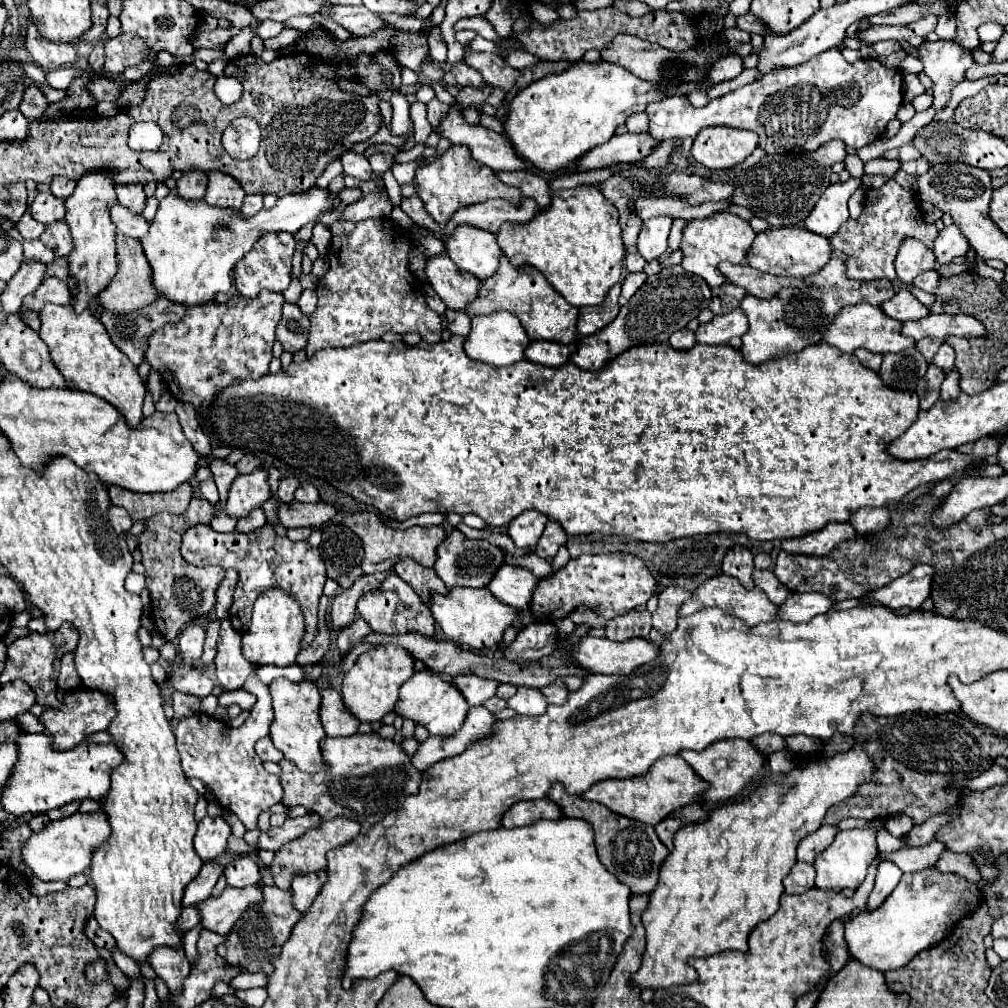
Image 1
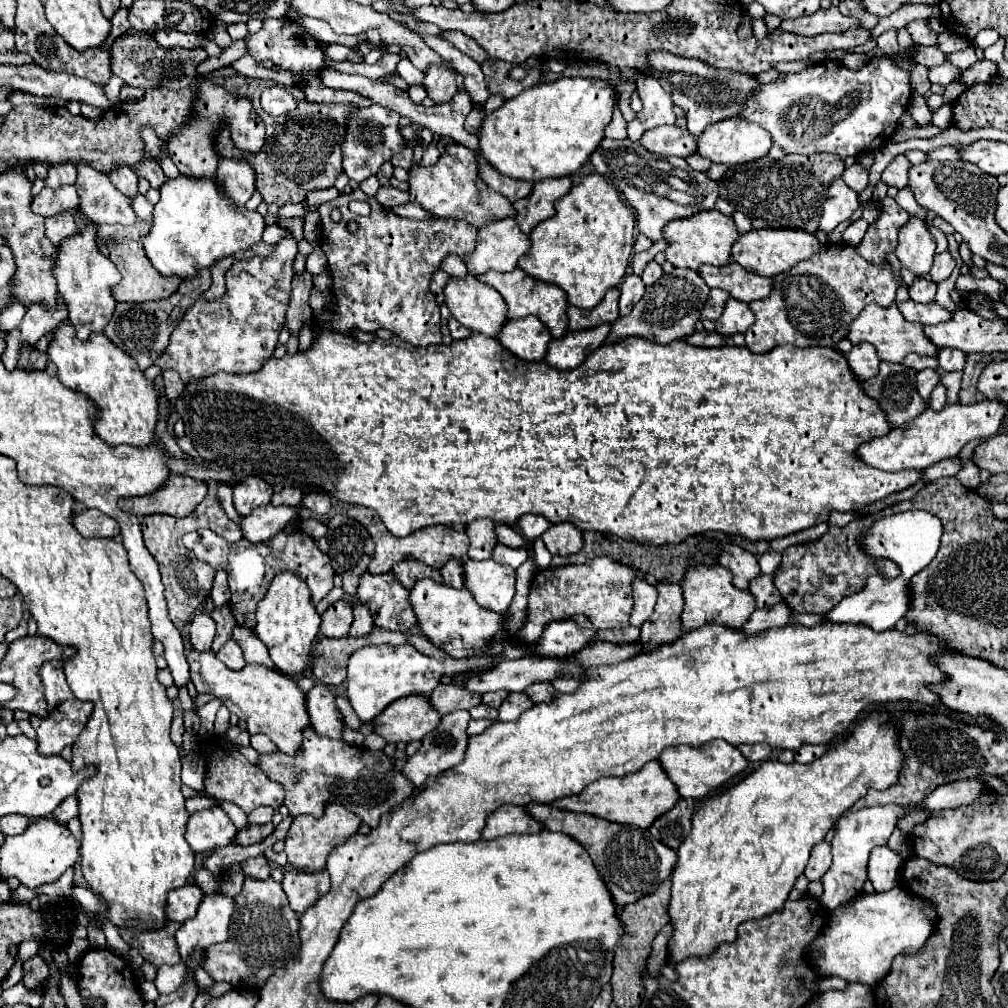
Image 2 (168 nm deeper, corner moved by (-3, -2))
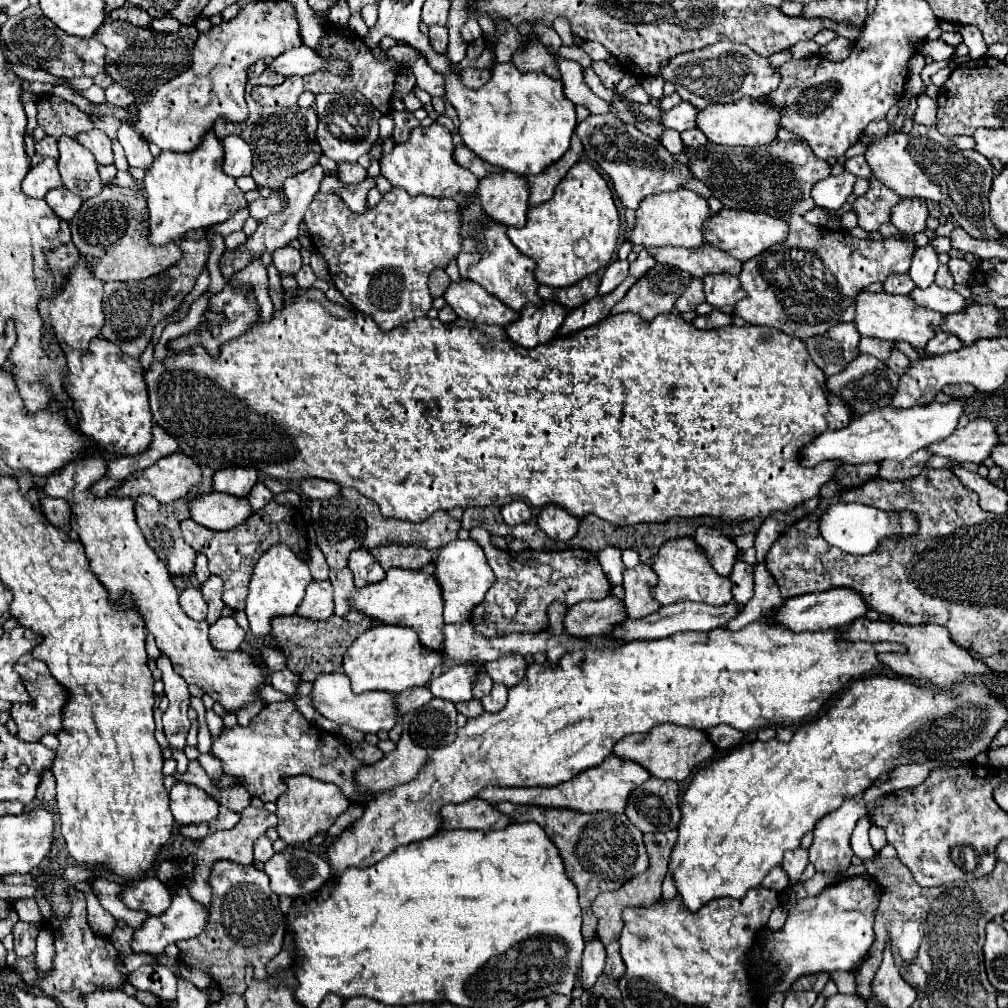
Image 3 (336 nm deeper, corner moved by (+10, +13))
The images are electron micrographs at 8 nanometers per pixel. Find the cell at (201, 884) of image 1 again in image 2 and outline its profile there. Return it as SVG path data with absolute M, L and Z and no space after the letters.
M185 884L169 892L169 904L165 908L167 918L175 922L185 922L187 918L193 918L203 898L205 892L197 884Z

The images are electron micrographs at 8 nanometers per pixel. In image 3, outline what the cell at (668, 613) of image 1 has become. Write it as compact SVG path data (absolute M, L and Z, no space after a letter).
M636 565L624 569L624 605L630 619L646 617L660 609L660 603L652 599L652 587L656 585L656 573L648 565Z

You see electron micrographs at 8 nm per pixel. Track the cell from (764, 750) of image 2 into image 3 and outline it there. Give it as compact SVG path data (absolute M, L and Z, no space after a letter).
M716 725L712 729L706 729L706 735L720 751L734 747L742 739L742 733L730 725Z

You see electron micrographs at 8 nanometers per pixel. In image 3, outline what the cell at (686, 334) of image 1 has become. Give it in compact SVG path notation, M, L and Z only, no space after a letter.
M714 309L710 315L700 315L694 321L694 327L698 329L718 329L718 327L726 327L732 325L732 317L728 313L722 313L718 309Z

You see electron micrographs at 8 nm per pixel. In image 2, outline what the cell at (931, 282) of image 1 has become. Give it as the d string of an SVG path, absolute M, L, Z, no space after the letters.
M915 278L913 286L909 288L909 298L917 300L917 302L933 302L935 300L935 290L937 284L933 284L933 280L929 278Z

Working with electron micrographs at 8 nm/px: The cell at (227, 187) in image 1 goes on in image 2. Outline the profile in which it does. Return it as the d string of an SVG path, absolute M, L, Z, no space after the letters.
M219 160L215 180L221 186L221 194L237 206L245 206L255 192L255 174L245 160Z

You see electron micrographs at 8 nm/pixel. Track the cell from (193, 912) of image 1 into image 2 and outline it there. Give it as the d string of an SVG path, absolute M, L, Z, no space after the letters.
M169 922L161 930L147 930L147 932L125 932L123 938L129 946L137 948L139 954L149 960L153 966L163 966L163 964L179 964L181 954L177 952L177 940L173 940L173 932L177 932L181 924L179 922Z

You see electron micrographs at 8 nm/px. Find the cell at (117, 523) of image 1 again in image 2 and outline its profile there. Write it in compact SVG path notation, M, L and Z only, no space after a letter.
M87 508L87 510L79 512L73 518L73 524L85 538L91 538L91 536L117 536L121 532L117 520L113 520L111 516L105 516L101 510L95 510L95 508L93 510Z

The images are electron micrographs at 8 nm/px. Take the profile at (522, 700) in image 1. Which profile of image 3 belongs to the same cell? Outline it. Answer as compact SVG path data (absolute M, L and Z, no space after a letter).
M494 685L494 689L484 699L480 699L480 703L486 713L498 713L506 705L506 699L508 699L508 687Z

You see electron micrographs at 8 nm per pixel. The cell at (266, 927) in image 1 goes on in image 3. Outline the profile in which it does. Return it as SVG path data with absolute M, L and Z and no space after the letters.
M216 861L212 865L212 907L208 925L194 939L178 941L180 961L192 969L204 969L214 977L224 995L246 991L246 967L254 967L254 979L266 979L266 963L282 951L286 917L278 907L278 895L270 891L268 875L254 865Z

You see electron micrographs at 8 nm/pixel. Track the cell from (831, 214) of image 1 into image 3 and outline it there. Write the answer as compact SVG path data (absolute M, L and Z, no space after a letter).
M844 171L838 177L830 175L830 177L816 183L816 187L812 189L812 199L816 201L818 207L840 209L846 203L848 195L852 193L854 181L856 181L856 177L848 171Z

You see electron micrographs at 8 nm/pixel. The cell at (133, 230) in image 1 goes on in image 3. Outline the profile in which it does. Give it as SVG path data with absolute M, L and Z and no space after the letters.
M60 137L58 151L60 151L58 165L64 185L72 189L72 193L78 193L82 199L98 195L104 183L98 175L98 167L92 153L72 137Z

